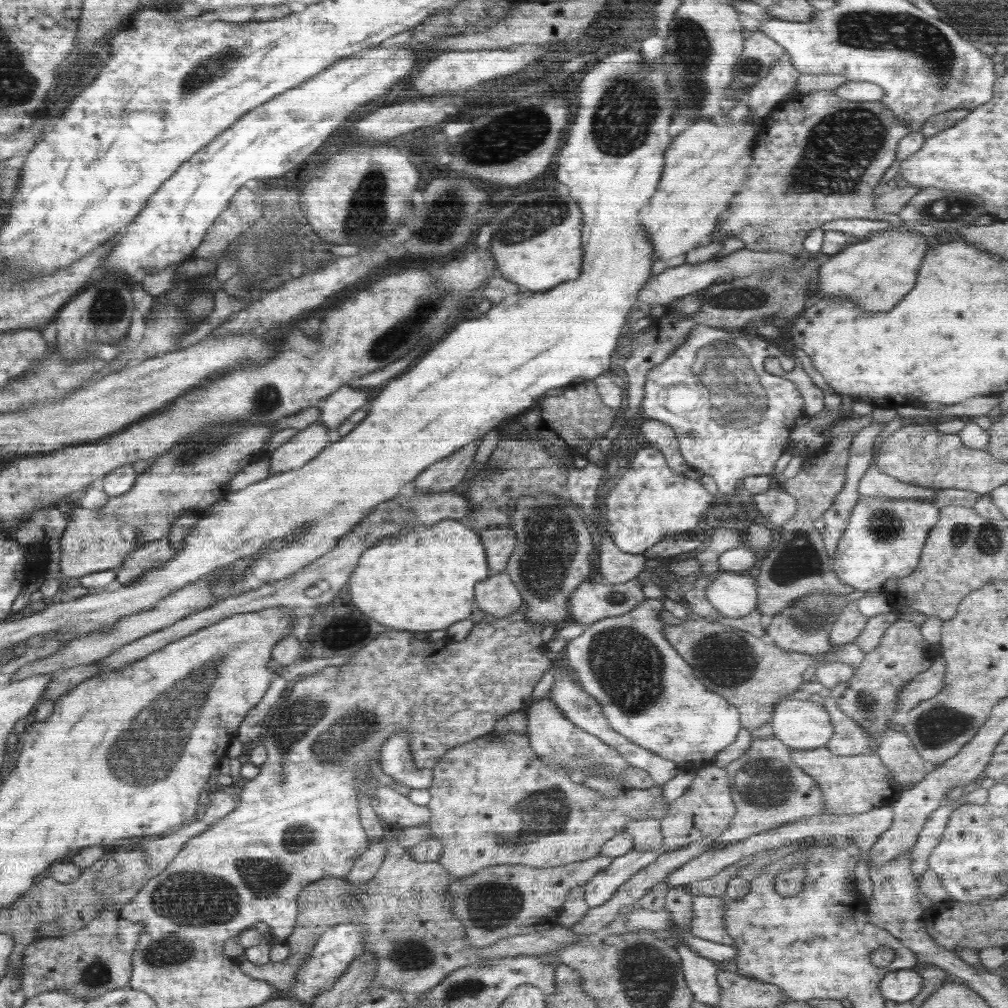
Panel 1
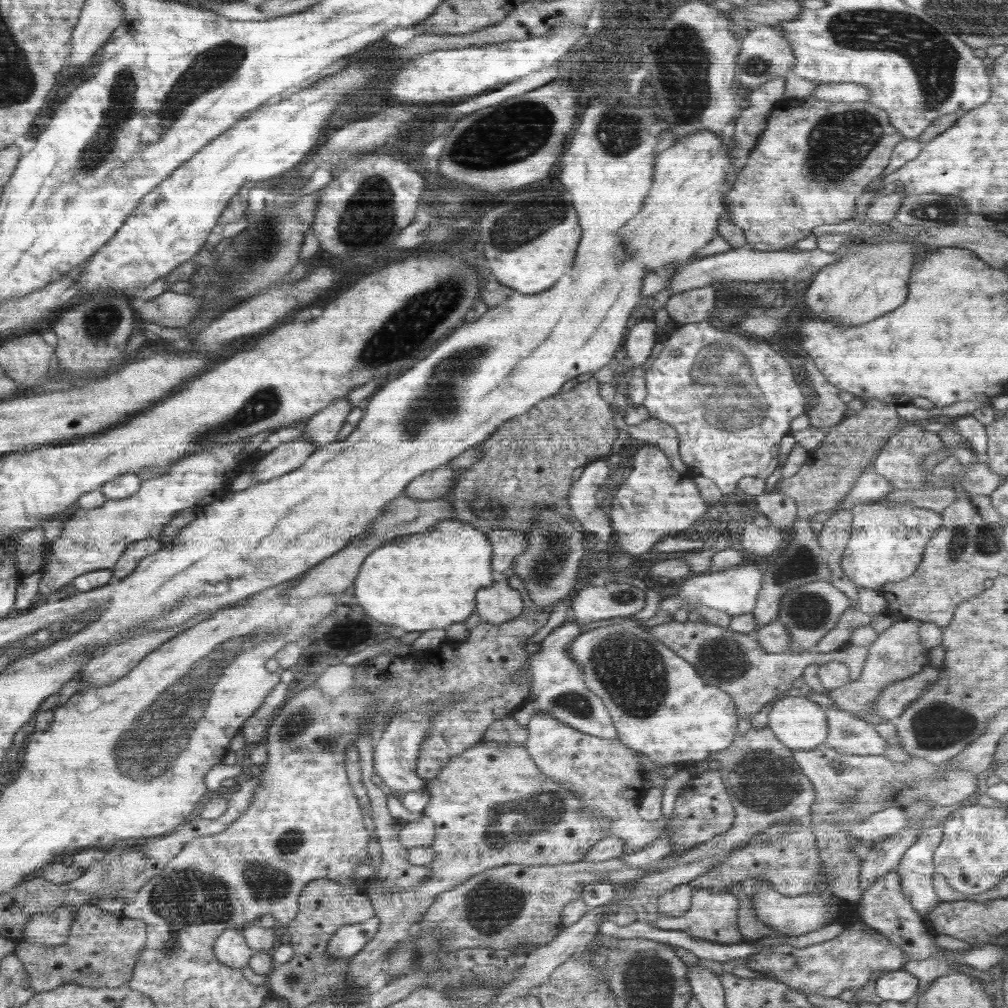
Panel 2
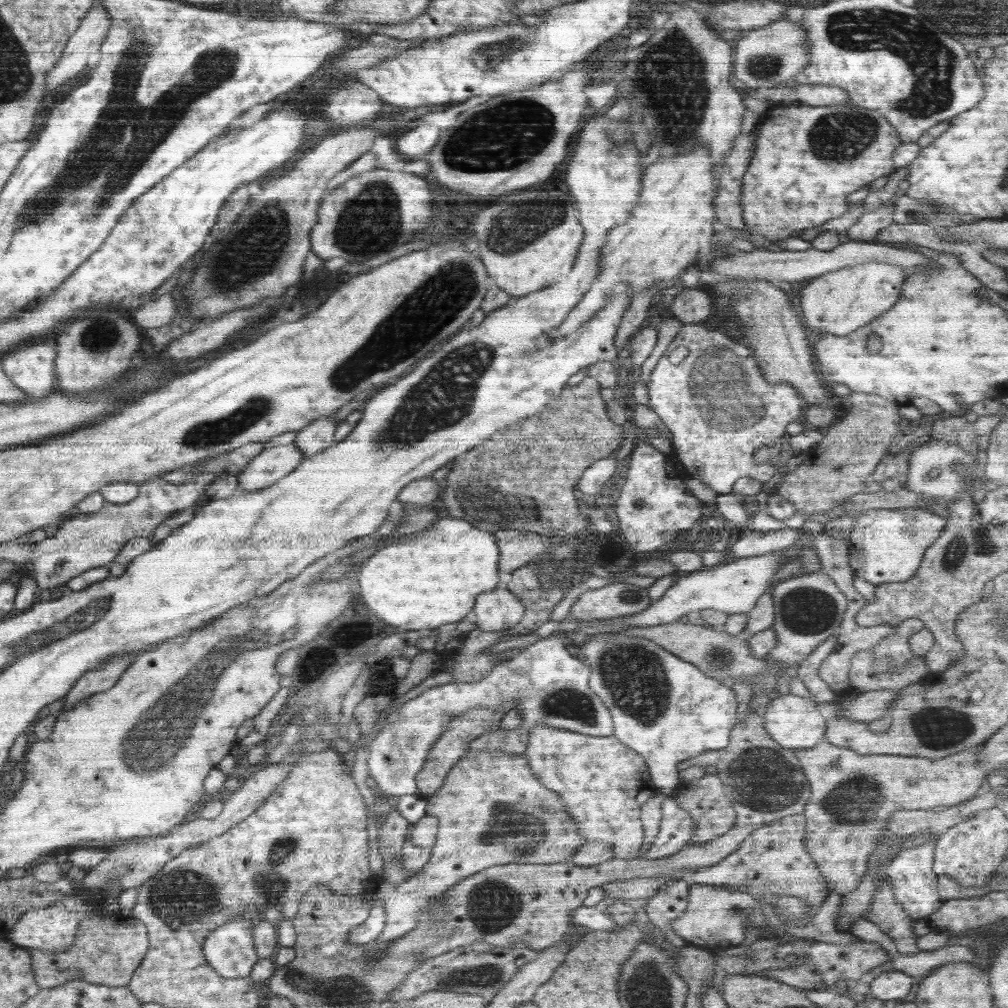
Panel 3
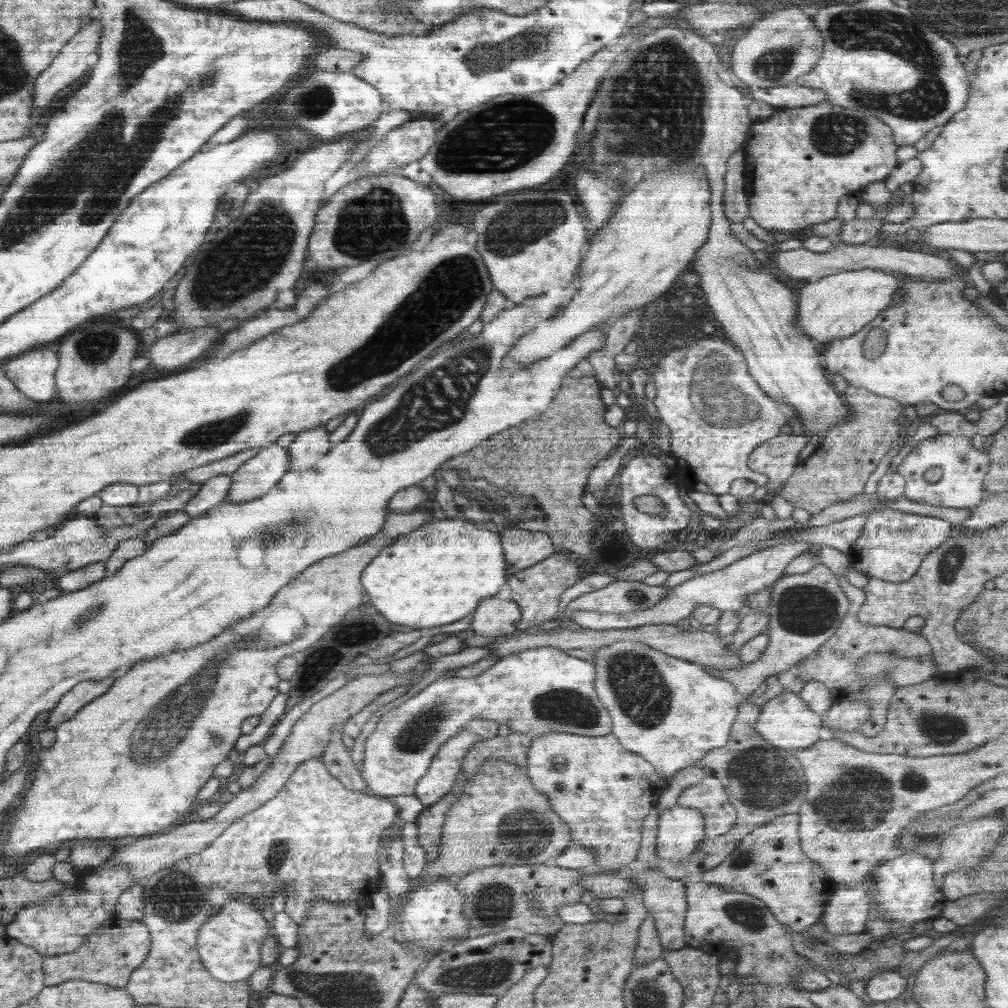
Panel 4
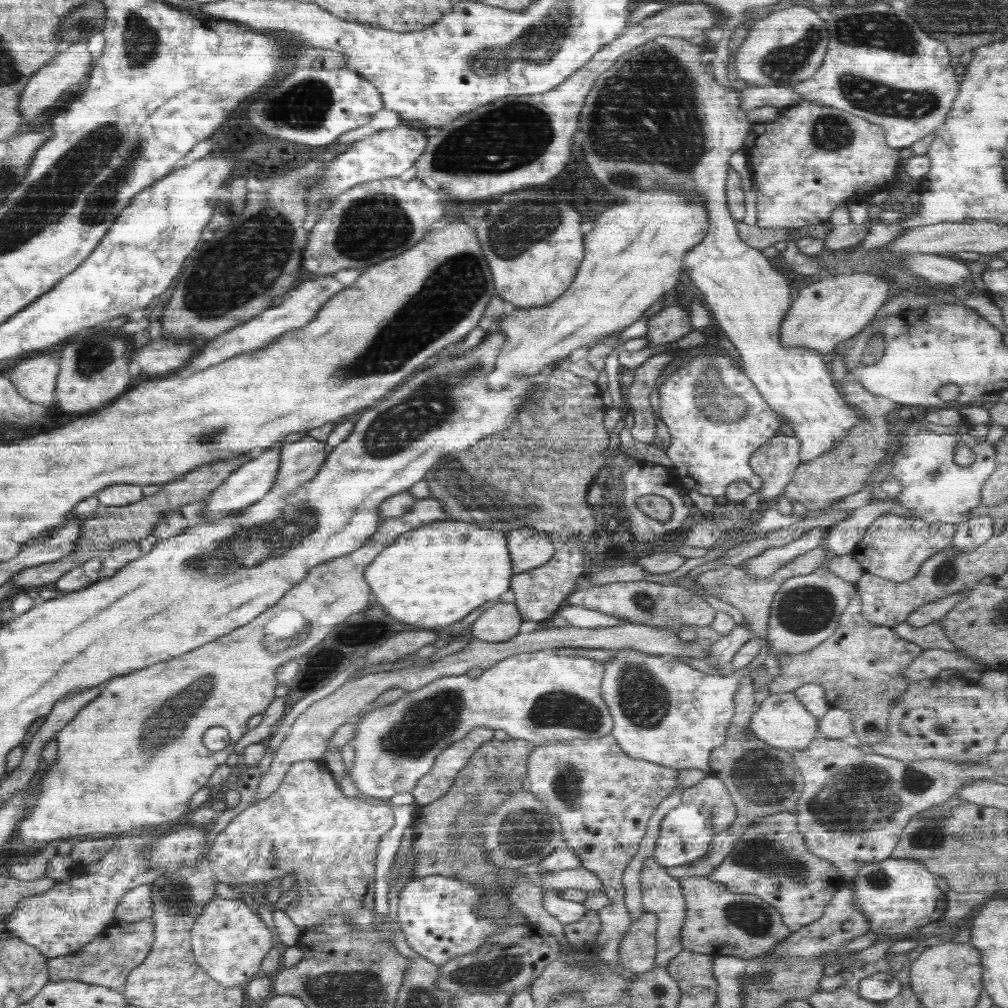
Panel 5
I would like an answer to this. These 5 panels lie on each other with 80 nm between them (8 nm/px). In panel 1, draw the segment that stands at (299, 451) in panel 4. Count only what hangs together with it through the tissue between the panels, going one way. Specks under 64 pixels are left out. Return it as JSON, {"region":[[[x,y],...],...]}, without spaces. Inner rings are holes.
{"region":[[[348,385],[338,389],[320,404],[321,412],[317,420],[337,435],[339,426],[362,408],[372,395],[371,388],[352,388]]]}

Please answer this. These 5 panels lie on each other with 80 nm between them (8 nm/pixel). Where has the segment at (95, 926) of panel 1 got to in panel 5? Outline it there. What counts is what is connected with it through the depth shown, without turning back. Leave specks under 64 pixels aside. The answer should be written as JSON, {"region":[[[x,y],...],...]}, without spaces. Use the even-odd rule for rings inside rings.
{"region":[[[151,919],[133,923],[118,922],[109,926],[78,953],[47,959],[50,981],[79,981],[123,992],[132,970],[143,964],[150,950],[154,948],[154,942],[154,922]]]}

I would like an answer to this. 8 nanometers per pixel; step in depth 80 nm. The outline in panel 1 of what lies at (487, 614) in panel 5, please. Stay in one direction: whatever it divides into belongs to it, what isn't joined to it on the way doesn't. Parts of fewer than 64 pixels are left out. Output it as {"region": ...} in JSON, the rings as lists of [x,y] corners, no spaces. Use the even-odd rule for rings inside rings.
{"region":[[[499,572],[476,586],[477,608],[496,618],[506,618],[522,608],[523,597],[510,575]]]}

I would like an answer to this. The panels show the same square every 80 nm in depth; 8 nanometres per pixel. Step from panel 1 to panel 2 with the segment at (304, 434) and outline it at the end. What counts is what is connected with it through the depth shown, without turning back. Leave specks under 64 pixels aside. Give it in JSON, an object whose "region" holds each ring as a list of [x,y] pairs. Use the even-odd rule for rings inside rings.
{"region":[[[303,436],[282,443],[258,461],[251,474],[254,485],[271,481],[272,478],[278,478],[299,469],[316,449],[318,449],[317,446]]]}

